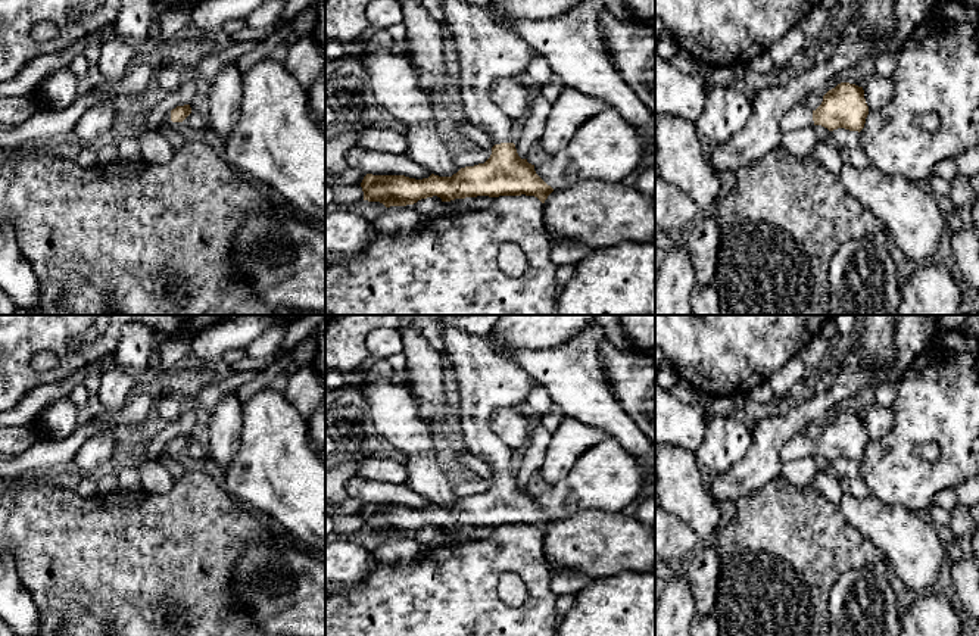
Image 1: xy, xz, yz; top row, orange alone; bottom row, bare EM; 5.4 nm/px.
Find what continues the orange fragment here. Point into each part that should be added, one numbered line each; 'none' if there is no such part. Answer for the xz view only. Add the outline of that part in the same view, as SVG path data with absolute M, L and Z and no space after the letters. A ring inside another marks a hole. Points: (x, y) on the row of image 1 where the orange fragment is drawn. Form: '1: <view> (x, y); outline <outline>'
1: xz (486, 50); outline M443 0L445 19L453 37L453 52L459 59L459 90L455 103L467 118L483 130L495 144L511 143L512 119L490 99L490 84L498 78L526 77L536 50L514 29L498 25L486 7L461 0Z

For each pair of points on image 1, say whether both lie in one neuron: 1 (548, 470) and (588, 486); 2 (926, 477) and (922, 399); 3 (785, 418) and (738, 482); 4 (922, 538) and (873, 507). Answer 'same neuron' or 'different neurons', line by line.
1: different neurons
2: same neuron
3: same neuron
4: same neuron

